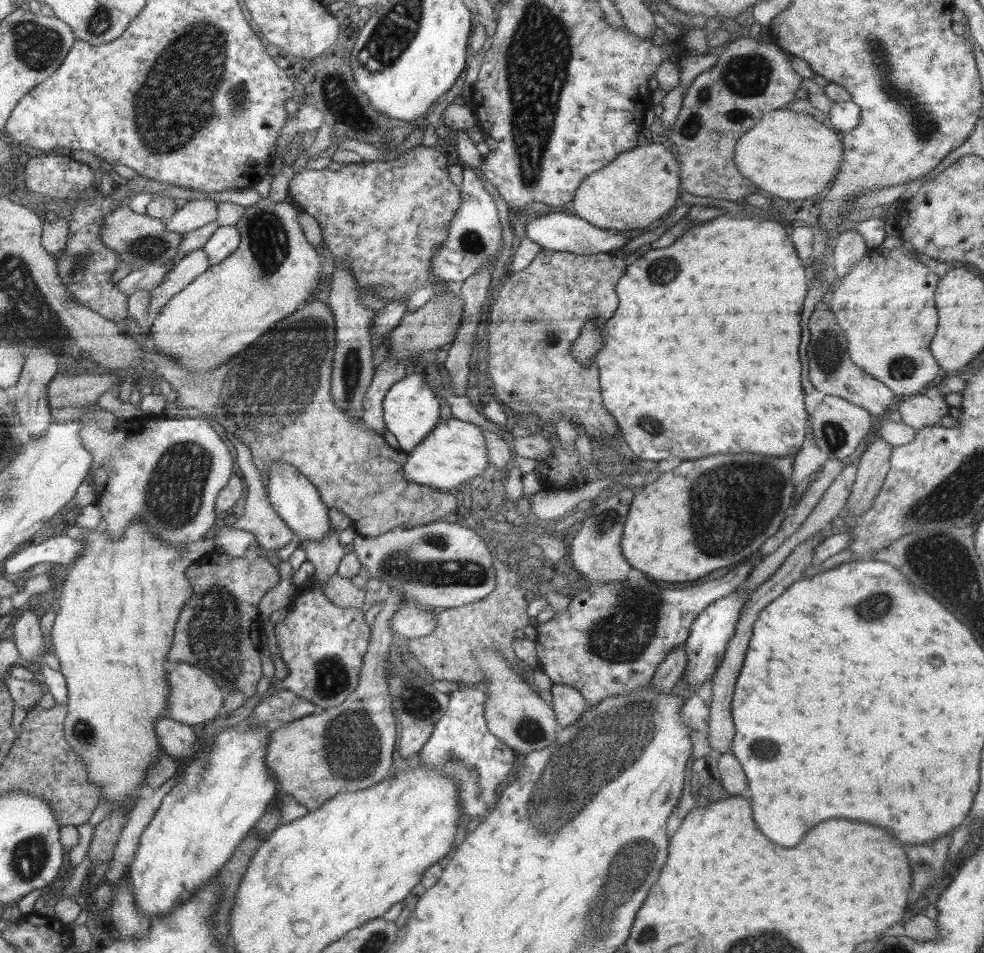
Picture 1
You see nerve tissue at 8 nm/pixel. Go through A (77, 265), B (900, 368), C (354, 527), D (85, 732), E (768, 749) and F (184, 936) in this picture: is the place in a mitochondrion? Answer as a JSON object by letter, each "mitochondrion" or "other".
{"A":"mitochondrion","B":"mitochondrion","C":"other","D":"mitochondrion","E":"mitochondrion","F":"other"}

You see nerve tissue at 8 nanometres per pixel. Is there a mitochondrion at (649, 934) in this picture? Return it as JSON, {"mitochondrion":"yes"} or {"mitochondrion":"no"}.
{"mitochondrion":"yes"}

